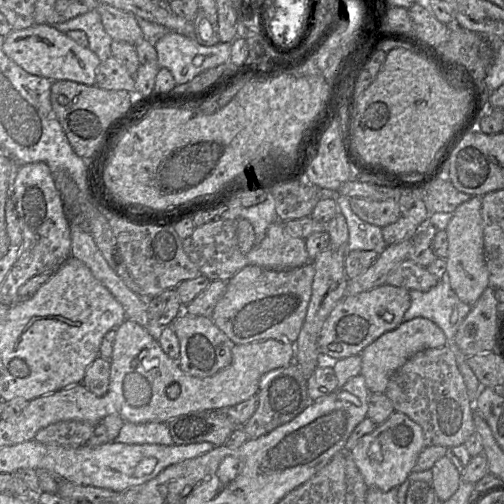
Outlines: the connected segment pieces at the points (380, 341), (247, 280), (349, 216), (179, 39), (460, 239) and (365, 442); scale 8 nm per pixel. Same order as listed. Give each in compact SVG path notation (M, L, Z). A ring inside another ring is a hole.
M416 317L401 323L397 328L384 333L360 354L362 358L361 375L365 378L369 391L385 393L391 376L413 355L424 349L446 346L446 336L440 327L431 320Z
M312 261L293 269L267 269L248 264L227 281L226 291L211 319L234 344L268 339L295 343L306 318L314 275Z
M329 194L329 195L335 195L339 212L343 214L347 222L349 236L346 245L346 254L353 250L369 250L381 254L388 246L384 241L382 235L382 228L360 219L351 209L350 197L340 194Z
M168 31L153 43L158 66L170 70L177 85L191 81L208 69L230 63L232 43L203 46L193 36L174 31Z
M472 196L452 213L446 227L448 253L446 270L451 288L464 303L473 306L489 286L488 270L484 260L483 220L481 217L483 196Z
M394 411L385 422L377 425L373 432L361 437L357 445L347 454L353 458L368 488L373 487L382 491L389 491L398 488L408 478L425 447L425 438L421 426L407 415Z

